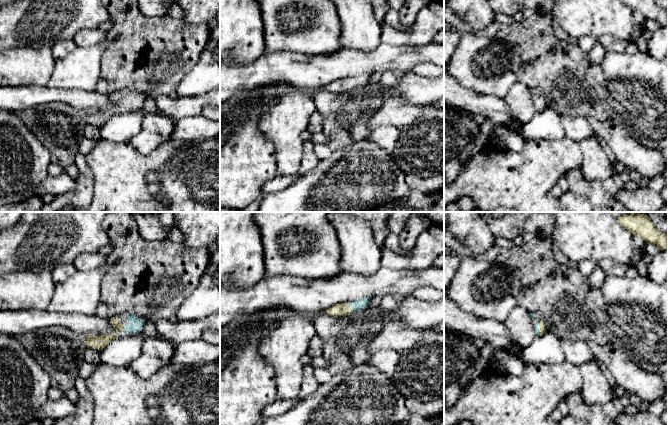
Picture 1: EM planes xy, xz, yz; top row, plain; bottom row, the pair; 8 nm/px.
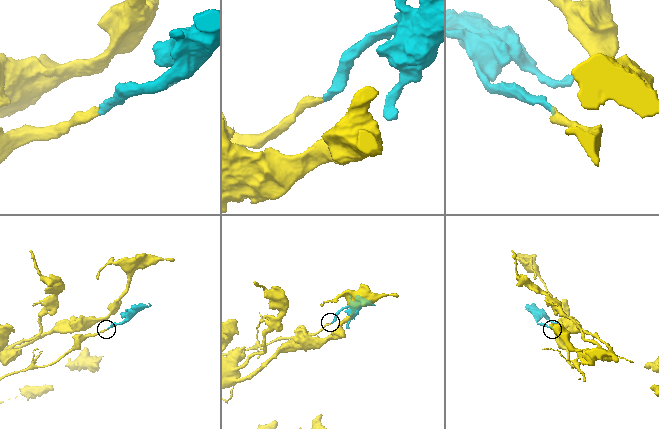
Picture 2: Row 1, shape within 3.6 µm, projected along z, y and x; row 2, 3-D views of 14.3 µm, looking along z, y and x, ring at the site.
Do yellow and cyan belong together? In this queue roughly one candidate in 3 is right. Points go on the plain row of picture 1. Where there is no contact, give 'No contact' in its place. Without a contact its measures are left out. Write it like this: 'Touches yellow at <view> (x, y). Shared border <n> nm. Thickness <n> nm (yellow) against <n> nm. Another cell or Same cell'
Touches yellow at xz (349, 83). Shared border 80 nm. Thickness 110 nm (yellow) against 90 nm. Same cell

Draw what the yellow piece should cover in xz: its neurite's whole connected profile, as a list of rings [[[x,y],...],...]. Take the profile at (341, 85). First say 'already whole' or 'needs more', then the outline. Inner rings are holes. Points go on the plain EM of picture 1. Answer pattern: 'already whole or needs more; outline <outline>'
needs more; outline [[[369,73],[361,74],[353,79],[339,79],[326,86],[330,92],[341,93],[352,88],[368,84],[371,75]]]

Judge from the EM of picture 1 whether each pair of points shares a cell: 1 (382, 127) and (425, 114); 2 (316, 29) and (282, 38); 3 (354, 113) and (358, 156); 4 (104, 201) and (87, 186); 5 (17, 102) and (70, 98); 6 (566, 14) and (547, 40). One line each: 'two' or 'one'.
1: one
2: one
3: two
4: two
5: one
6: two

